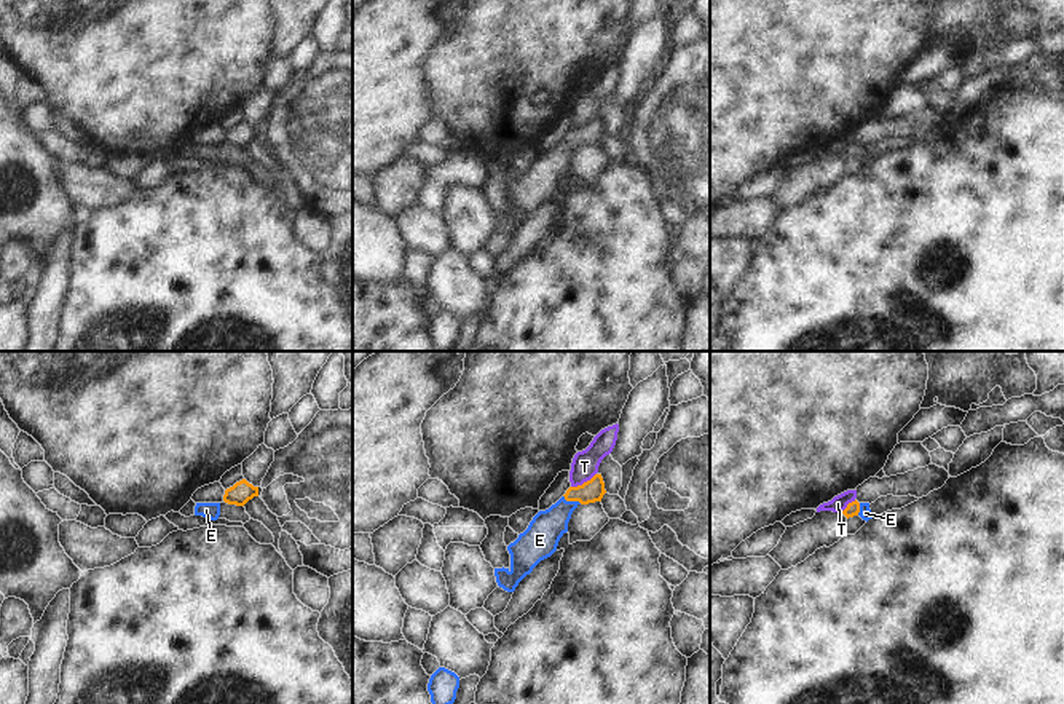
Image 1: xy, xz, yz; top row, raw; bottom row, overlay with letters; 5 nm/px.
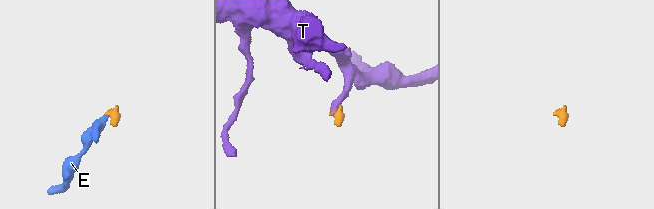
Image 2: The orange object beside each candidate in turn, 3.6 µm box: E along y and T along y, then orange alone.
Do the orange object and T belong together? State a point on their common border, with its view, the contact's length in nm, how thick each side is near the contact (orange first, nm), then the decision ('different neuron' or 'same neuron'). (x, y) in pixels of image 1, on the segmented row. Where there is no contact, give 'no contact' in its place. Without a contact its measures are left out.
xz (584, 482) | 150 nm | 120/140 nm | different neuron

